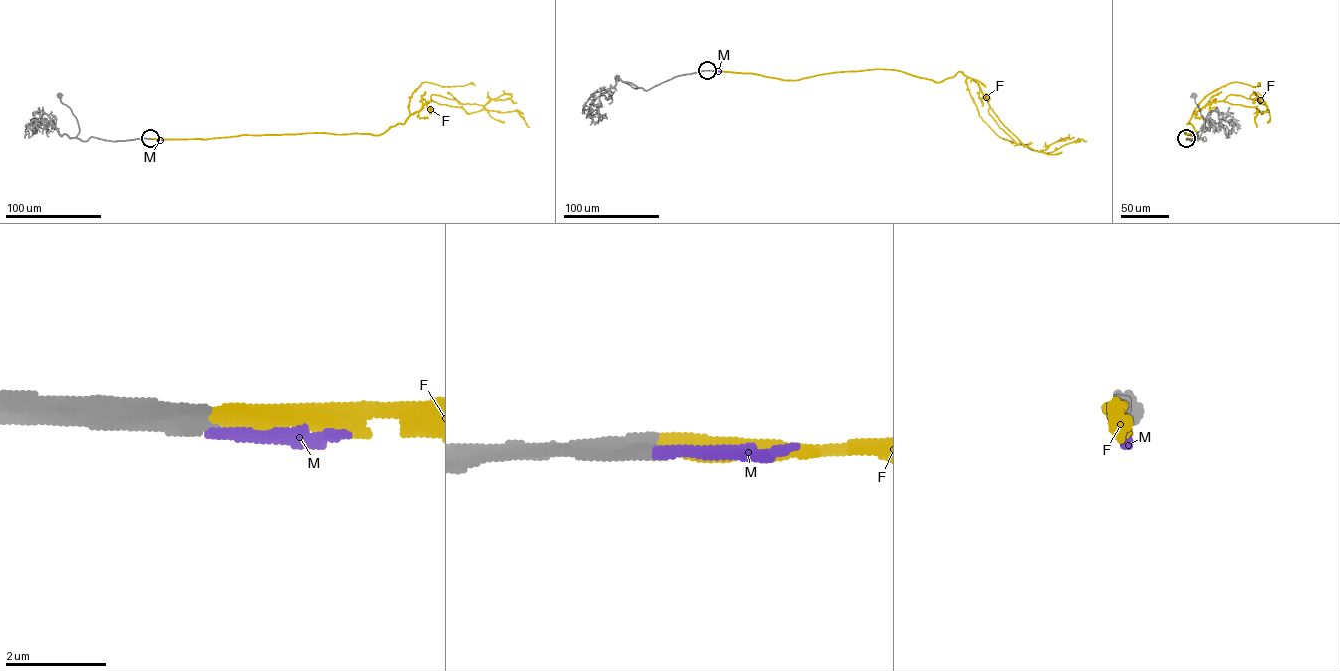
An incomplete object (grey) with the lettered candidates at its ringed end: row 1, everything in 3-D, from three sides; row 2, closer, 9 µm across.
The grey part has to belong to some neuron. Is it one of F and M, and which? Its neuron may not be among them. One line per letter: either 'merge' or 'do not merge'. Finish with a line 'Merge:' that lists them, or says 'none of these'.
F: merge
M: do not merge
Merge: F

